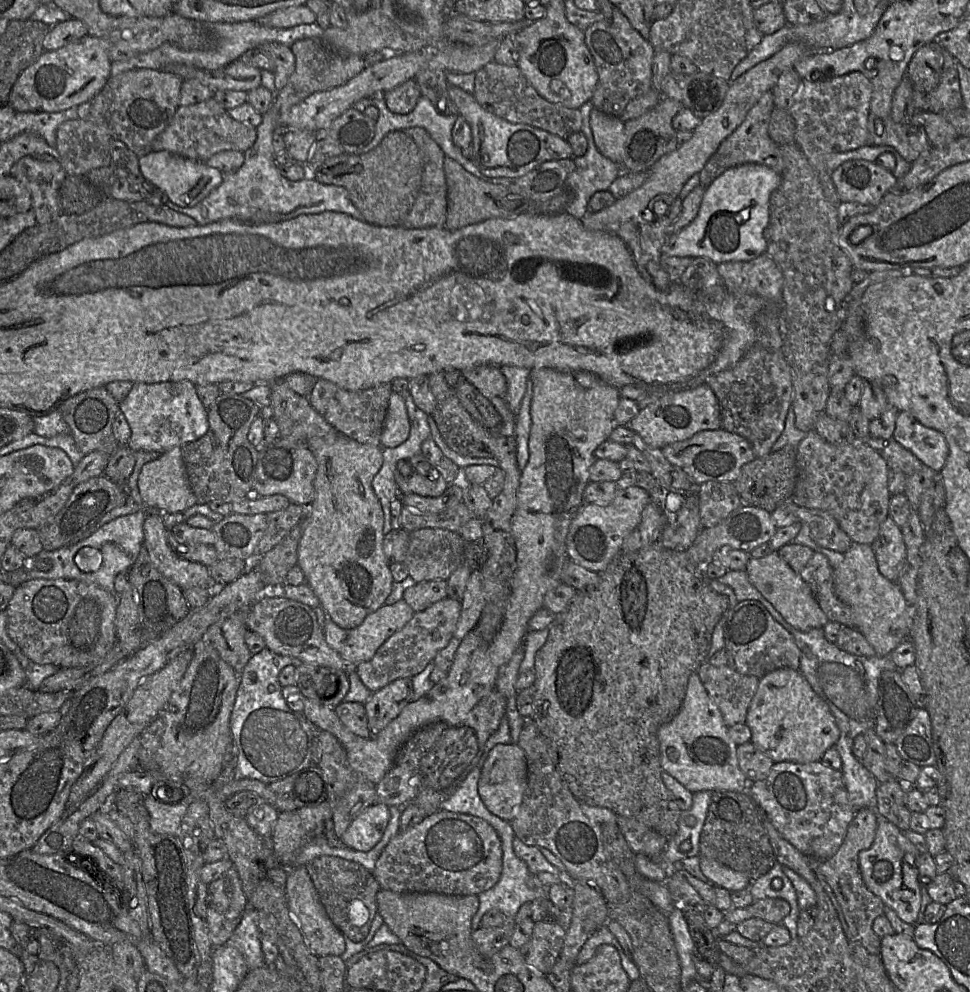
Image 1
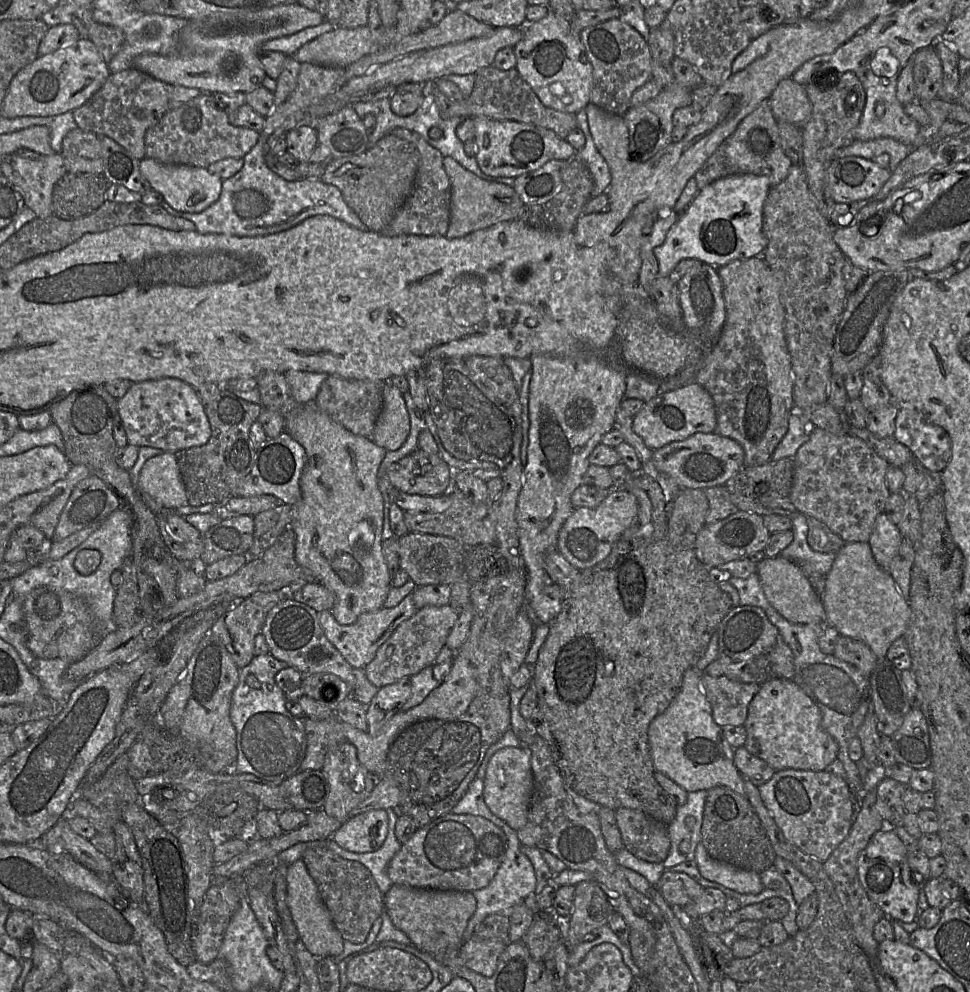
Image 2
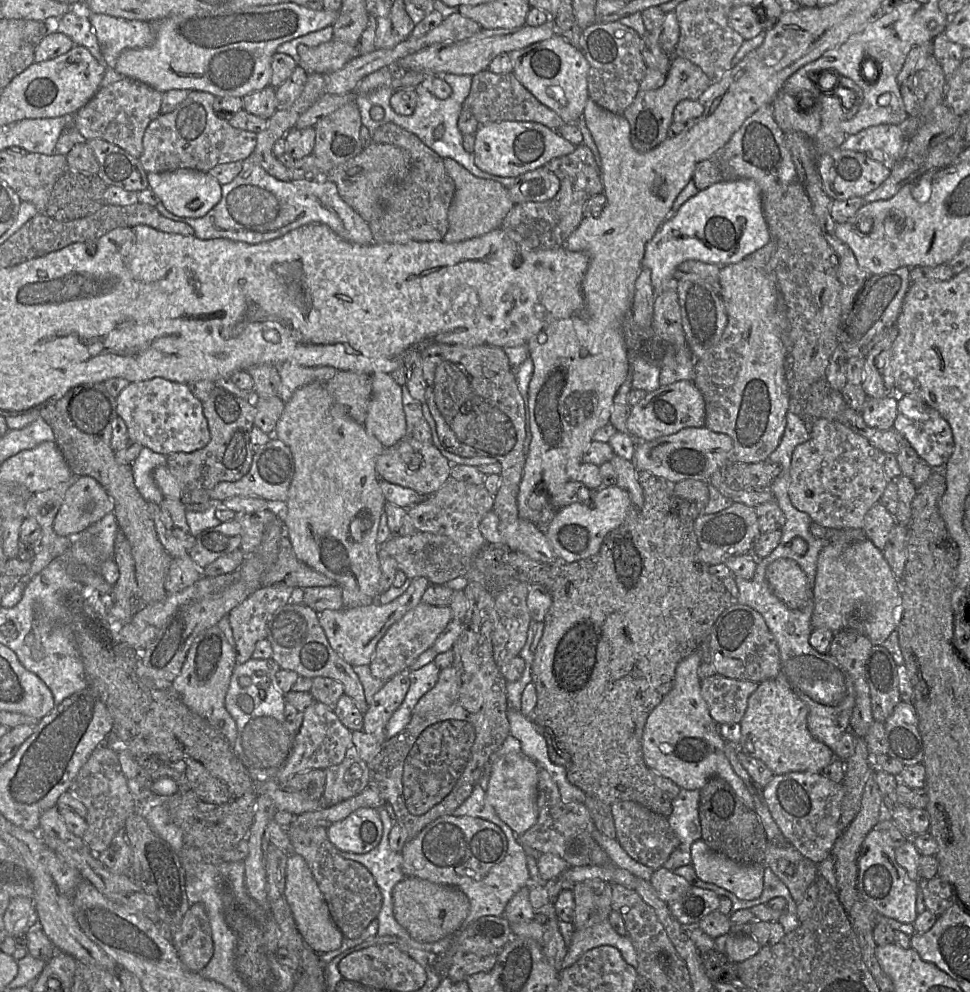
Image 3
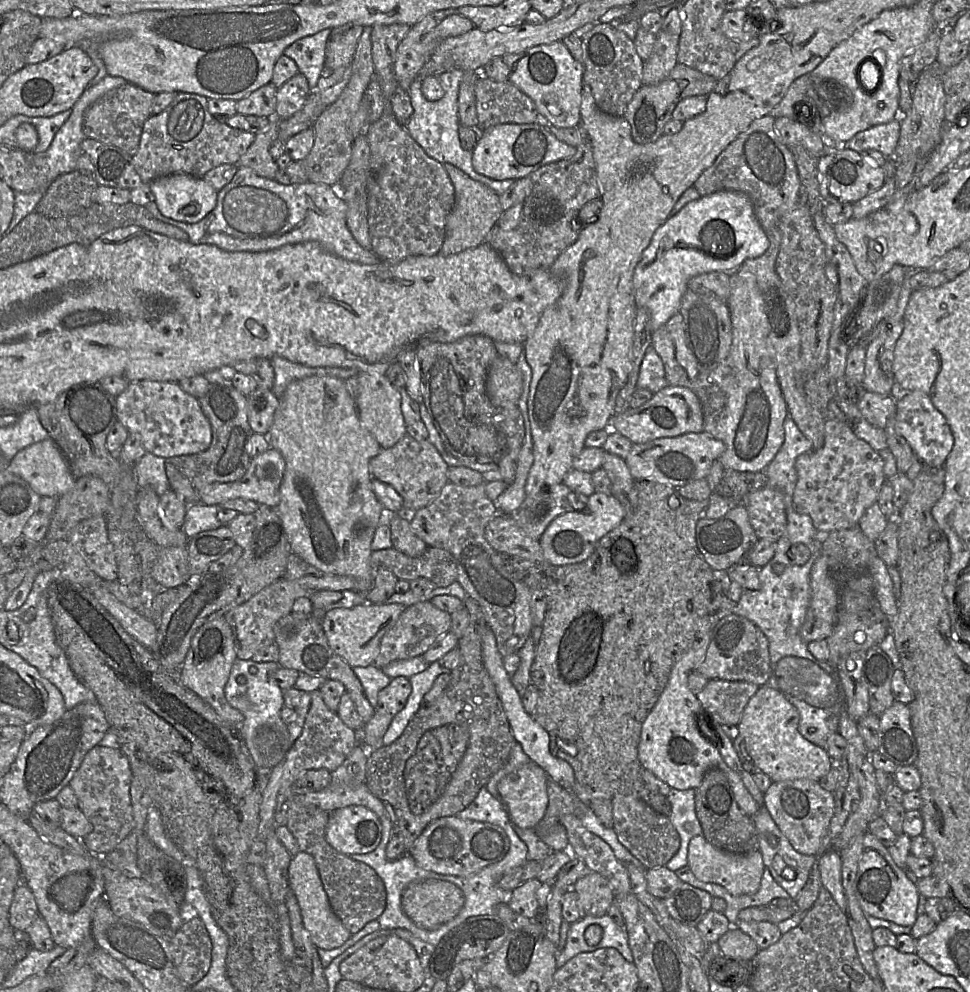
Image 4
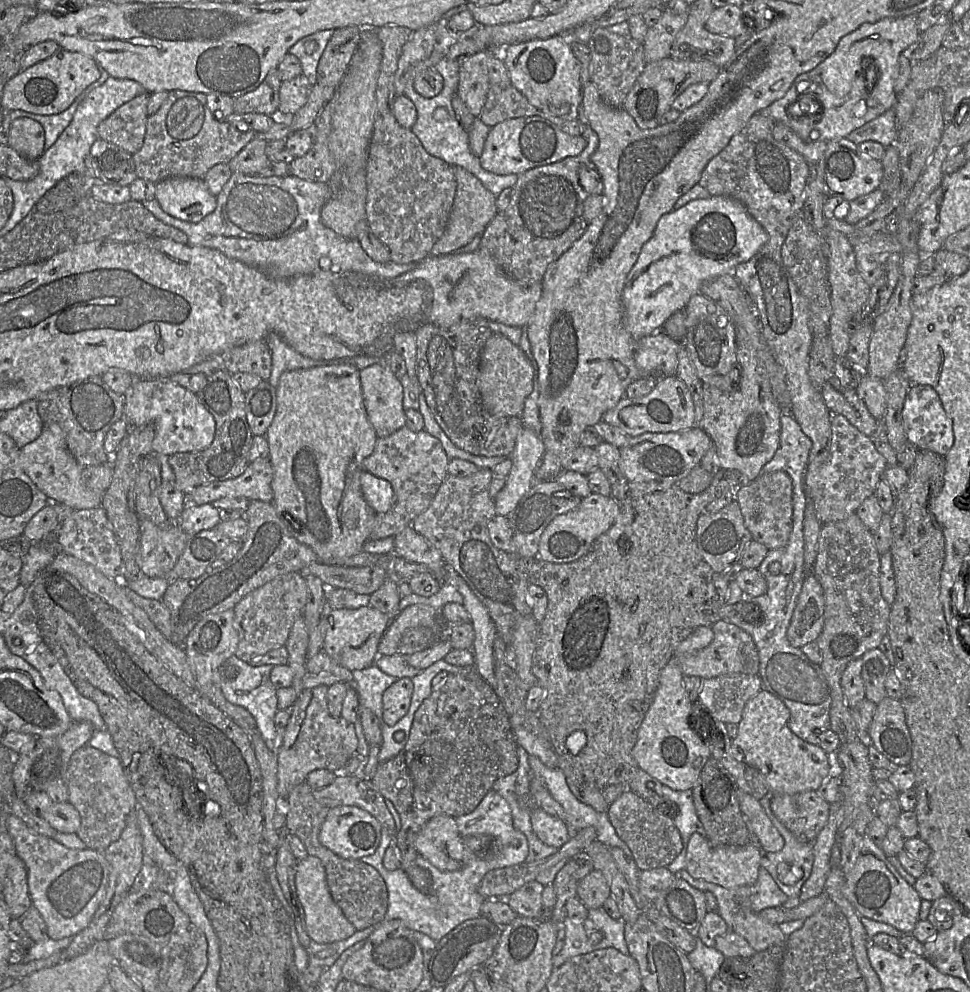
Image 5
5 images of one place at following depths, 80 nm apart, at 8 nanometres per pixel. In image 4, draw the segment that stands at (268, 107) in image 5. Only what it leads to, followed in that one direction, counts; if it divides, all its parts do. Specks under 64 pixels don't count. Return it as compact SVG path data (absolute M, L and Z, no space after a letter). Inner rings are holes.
M271 82L253 91L248 96L238 100L236 109L244 115L255 115L275 118L277 89Z

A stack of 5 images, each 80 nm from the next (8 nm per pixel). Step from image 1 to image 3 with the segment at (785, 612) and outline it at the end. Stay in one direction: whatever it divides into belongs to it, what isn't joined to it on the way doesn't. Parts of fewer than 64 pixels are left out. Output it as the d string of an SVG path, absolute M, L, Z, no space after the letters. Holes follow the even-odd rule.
M792 559L772 562L766 569L766 580L773 595L789 609L800 609L812 598L806 574Z

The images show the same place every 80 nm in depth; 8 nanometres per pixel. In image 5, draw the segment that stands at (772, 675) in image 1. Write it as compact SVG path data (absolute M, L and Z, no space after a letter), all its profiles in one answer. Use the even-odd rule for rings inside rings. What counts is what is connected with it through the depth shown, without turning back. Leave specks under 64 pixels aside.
M761 690L746 703L738 723L738 734L731 742L731 754L745 767L762 773L773 795L817 791L833 772L837 772L835 754L827 754L819 745L795 735L788 727L789 719L790 711L783 701Z

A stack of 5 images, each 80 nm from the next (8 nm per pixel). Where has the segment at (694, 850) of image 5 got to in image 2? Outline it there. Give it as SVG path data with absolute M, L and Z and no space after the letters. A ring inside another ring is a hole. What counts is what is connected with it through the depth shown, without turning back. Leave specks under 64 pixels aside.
M701 842L695 849L695 861L700 874L739 894L759 894L763 890L760 874L745 871L712 858Z

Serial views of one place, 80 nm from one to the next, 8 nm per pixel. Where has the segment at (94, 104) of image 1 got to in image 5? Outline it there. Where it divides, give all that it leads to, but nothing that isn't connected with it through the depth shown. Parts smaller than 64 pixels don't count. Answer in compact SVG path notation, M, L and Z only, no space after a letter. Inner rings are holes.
M150 93L136 96L117 108L98 126L98 137L135 154L144 142Z

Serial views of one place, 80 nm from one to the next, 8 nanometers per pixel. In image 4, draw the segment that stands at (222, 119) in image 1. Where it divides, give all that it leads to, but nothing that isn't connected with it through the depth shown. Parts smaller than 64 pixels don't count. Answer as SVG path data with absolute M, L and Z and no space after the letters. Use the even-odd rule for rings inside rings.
M177 92L165 110L145 121L133 165L144 183L177 173L203 177L221 164L238 164L255 137L254 133L233 128L212 115L206 96Z

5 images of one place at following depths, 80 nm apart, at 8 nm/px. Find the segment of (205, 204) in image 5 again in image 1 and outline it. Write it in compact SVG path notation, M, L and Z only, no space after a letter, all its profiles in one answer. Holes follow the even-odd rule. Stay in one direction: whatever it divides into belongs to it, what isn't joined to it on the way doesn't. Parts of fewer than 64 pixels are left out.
M152 151L138 159L143 177L156 188L163 191L169 200L180 207L193 207L218 187L223 174L216 168L201 161L191 160L169 151Z

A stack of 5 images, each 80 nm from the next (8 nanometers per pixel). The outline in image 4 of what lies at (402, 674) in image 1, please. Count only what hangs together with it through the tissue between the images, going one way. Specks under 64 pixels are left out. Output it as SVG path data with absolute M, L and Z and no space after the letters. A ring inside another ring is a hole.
M428 601L417 602L407 607L394 625L383 635L373 665L381 669L396 660L421 656L450 630L451 615L448 612L435 607Z

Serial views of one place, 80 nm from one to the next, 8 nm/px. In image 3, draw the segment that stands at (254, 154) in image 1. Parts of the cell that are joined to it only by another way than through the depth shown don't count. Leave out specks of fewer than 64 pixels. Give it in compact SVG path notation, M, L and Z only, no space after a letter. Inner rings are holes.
M252 154L242 161L240 173L228 184L221 187L219 203L201 218L185 218L170 213L161 202L155 205L159 213L173 221L184 222L194 230L194 236L201 240L225 238L232 241L259 244L282 237L301 226L319 223L328 226L340 238L356 244L375 243L369 225L340 196L334 182L328 178L299 181L280 181L269 175L255 160Z

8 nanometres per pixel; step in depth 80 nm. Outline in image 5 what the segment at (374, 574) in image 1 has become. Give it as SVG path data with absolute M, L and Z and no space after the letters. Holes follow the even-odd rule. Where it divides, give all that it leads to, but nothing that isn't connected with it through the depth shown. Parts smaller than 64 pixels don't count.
M331 363L329 365L310 369L287 371L284 372L279 379L278 386L276 387L276 397L277 409L265 437L269 444L269 460L273 468L272 504L274 505L279 518L293 537L299 542L311 547L324 562L334 558L348 558L364 551L363 546L369 539L369 534L377 513L364 499L360 476L363 470L362 462L374 451L378 436L368 419L365 409L360 381L360 370L346 363Z

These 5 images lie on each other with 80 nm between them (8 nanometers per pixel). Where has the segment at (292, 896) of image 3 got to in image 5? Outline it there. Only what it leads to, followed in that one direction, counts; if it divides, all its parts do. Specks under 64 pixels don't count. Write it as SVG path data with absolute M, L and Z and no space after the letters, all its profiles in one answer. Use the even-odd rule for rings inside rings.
M308 855L305 859L298 861L295 886L298 899L305 913L306 931L312 941L320 944L332 943L347 939L355 933L355 927L332 899L326 881L325 868L319 858Z

